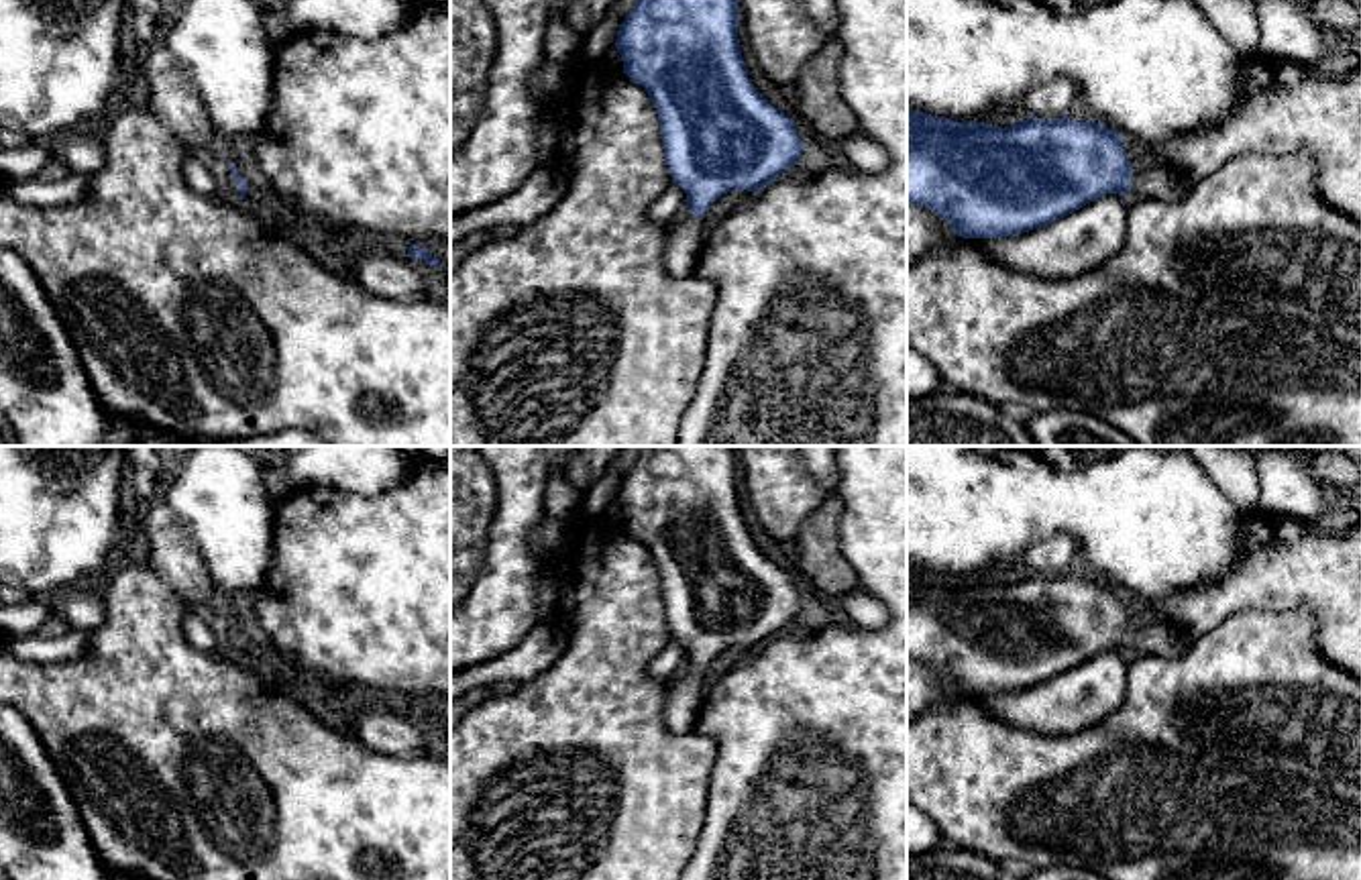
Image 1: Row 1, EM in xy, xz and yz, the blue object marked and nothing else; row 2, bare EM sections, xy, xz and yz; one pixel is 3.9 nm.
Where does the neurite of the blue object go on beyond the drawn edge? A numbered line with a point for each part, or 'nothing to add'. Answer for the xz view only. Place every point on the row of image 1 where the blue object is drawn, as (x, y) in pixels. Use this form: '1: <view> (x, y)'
1: xz (687, 235)

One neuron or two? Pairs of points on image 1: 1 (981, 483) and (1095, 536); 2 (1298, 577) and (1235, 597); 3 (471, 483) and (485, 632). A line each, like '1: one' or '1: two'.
1: one
2: one
3: two

